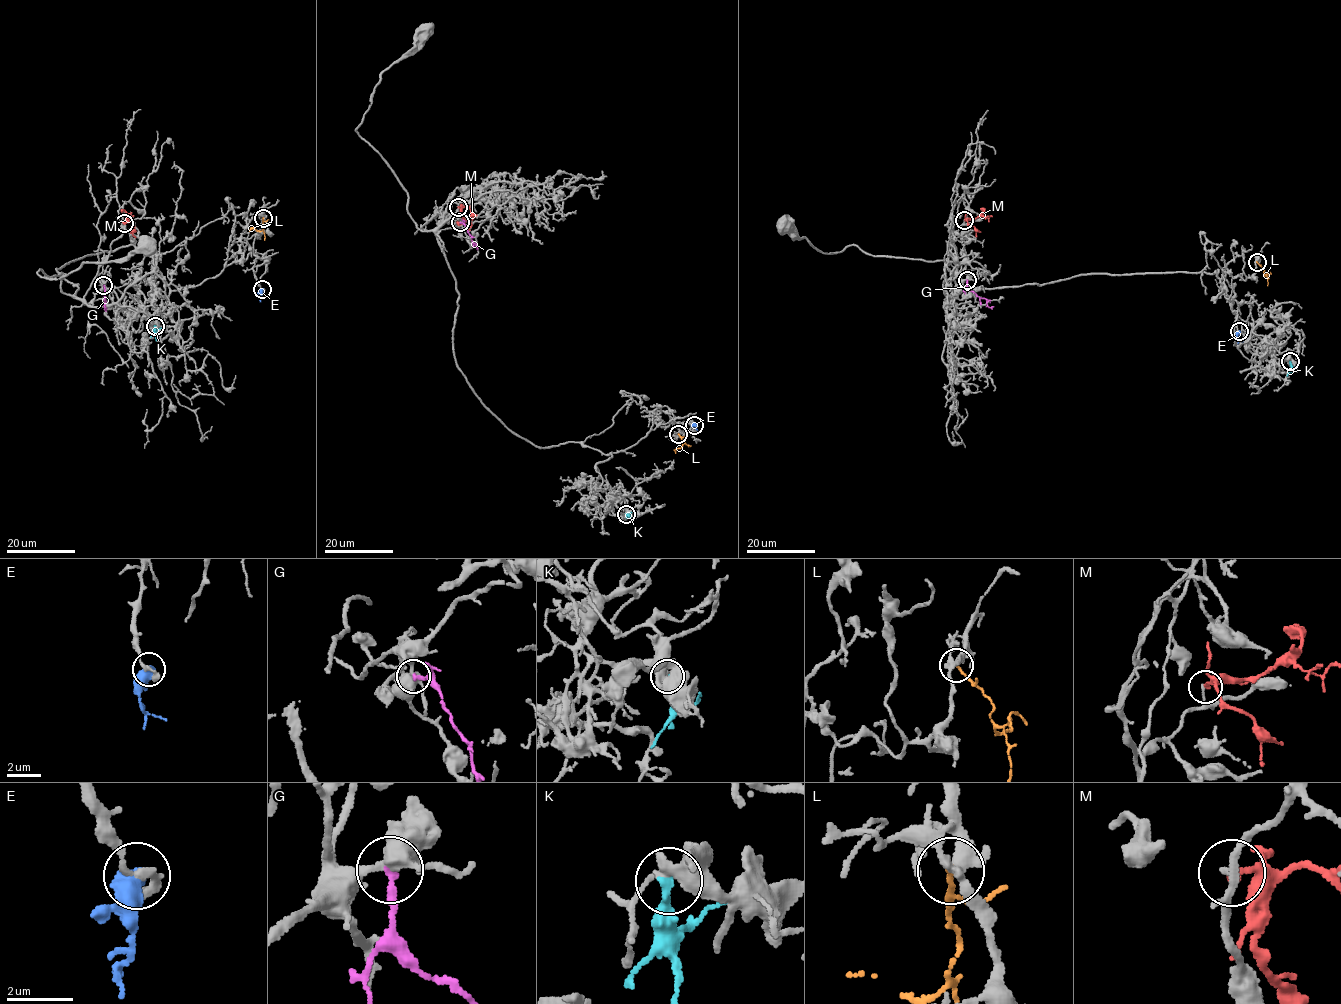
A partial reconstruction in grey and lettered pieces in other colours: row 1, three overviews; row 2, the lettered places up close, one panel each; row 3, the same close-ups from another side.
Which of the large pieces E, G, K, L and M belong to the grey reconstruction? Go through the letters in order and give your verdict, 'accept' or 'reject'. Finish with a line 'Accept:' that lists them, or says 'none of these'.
E: reject
G: reject
K: reject
L: reject
M: reject
Accept: none of these

